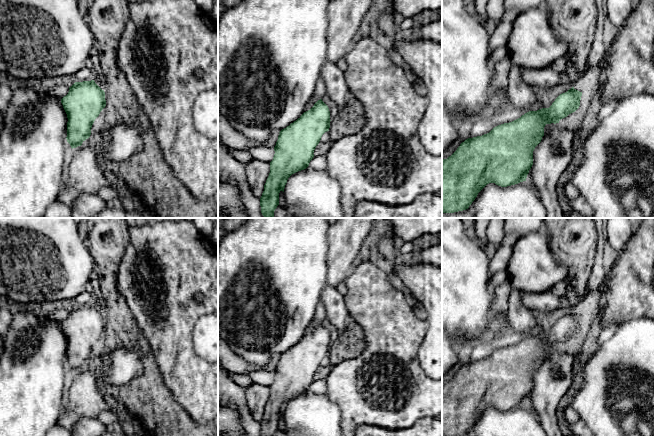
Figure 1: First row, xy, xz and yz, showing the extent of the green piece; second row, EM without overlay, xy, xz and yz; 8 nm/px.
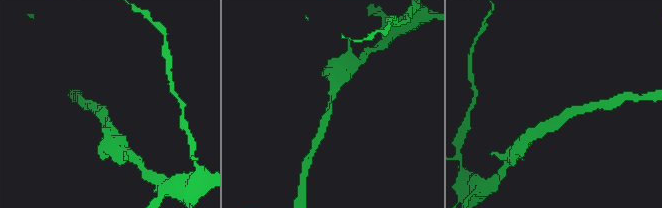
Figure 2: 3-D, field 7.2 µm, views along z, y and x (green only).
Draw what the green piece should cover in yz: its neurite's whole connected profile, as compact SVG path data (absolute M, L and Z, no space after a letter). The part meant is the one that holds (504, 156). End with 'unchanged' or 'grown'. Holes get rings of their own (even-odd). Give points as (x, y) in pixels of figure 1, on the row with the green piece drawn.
M574 87L560 94L549 108L529 111L520 118L494 127L482 136L468 138L460 144L457 150L447 159L442 160L442 213L454 213L469 208L478 193L489 183L507 187L526 181L529 170L533 165L533 151L544 136L546 124L559 123L580 106L582 92Z; unchanged

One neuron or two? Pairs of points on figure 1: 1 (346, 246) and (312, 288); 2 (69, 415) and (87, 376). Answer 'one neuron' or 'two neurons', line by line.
1: two neurons
2: one neuron

